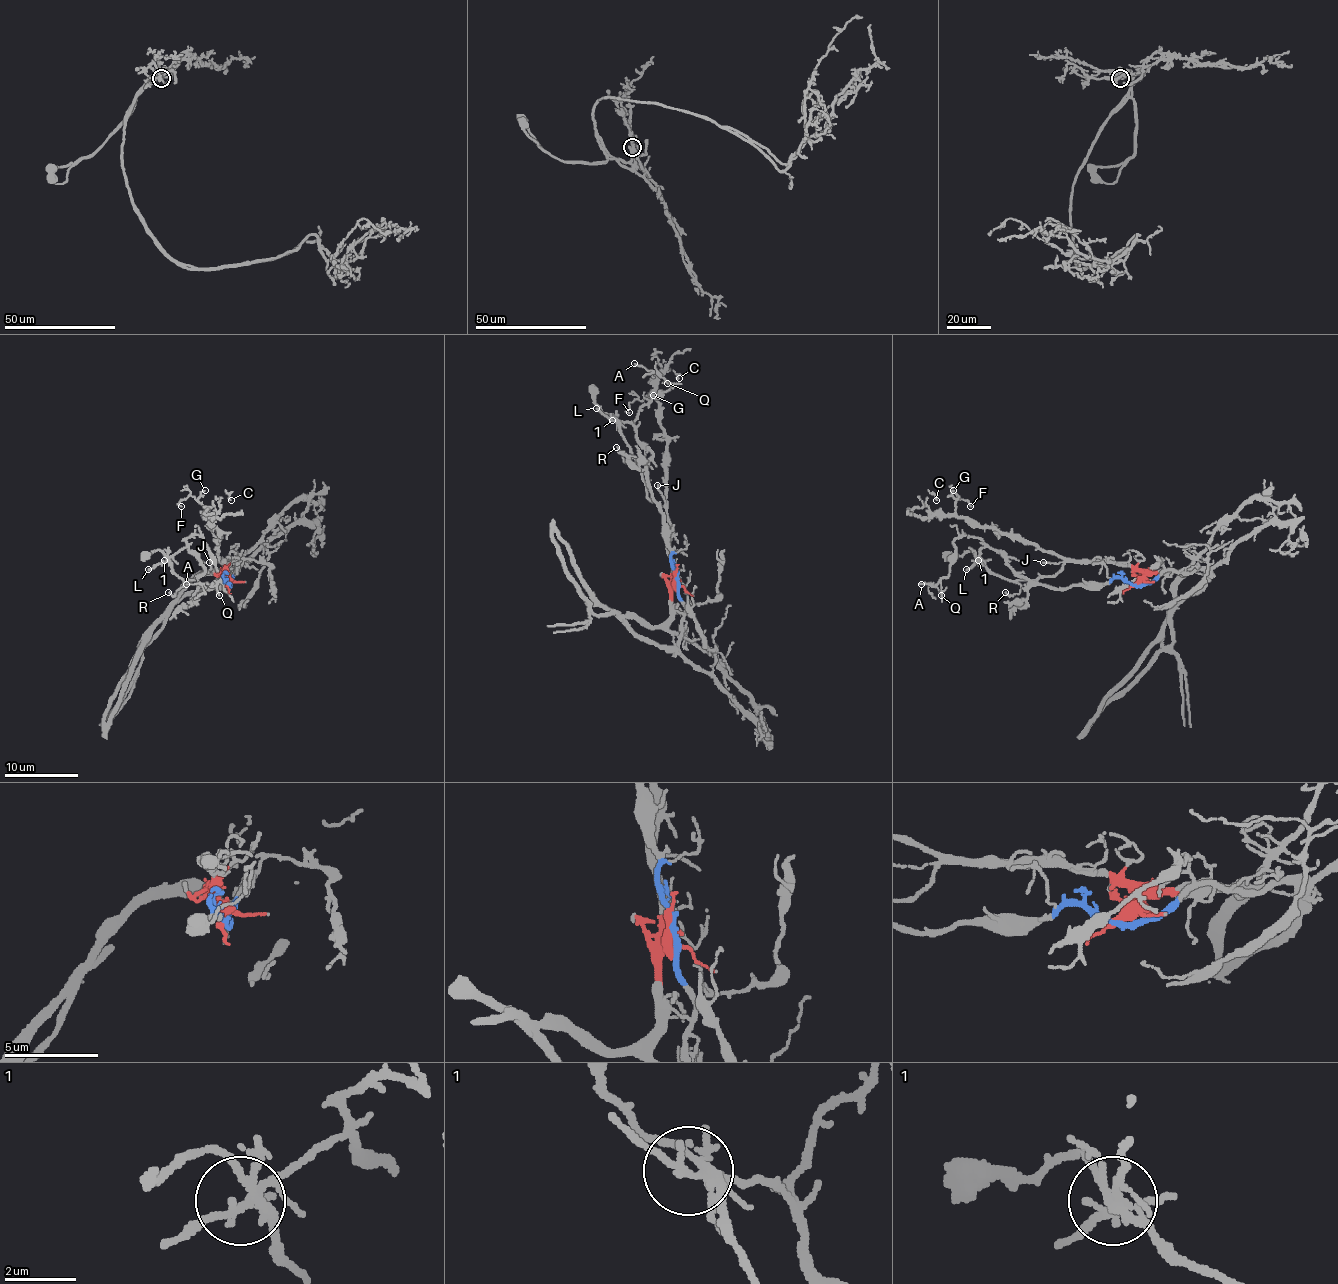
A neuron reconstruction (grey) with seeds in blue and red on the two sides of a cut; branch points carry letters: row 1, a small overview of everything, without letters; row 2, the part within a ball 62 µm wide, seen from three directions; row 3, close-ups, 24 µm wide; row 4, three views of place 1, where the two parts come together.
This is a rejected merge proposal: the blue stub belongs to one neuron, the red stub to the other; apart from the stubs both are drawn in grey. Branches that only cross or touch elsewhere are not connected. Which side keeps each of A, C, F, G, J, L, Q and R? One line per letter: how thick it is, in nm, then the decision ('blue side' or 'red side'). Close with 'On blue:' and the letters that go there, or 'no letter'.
A: 110 nm | blue side
C: 100 nm | red side
F: 120 nm | red side
G: 90 nm | red side
J: 140 nm | red side
L: 170 nm | blue side
Q: 100 nm | blue side
R: 140 nm | red side
On blue: A, L, Q

